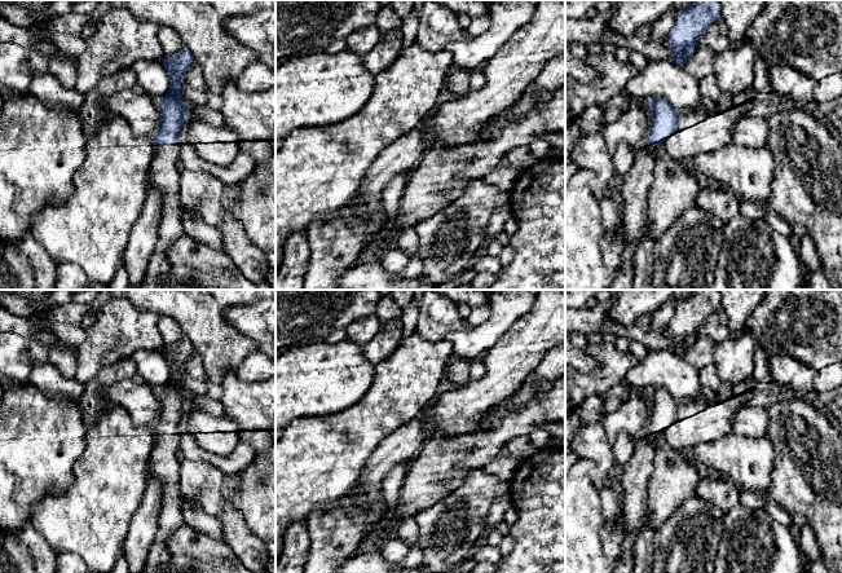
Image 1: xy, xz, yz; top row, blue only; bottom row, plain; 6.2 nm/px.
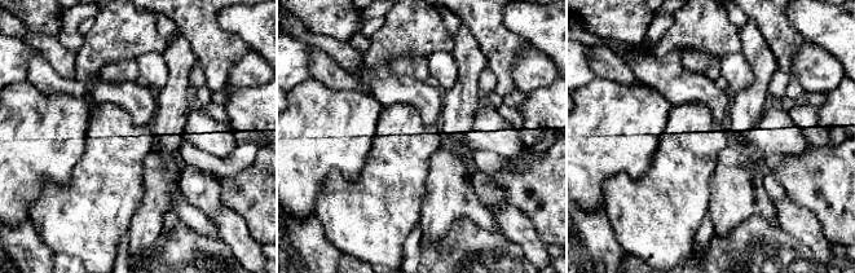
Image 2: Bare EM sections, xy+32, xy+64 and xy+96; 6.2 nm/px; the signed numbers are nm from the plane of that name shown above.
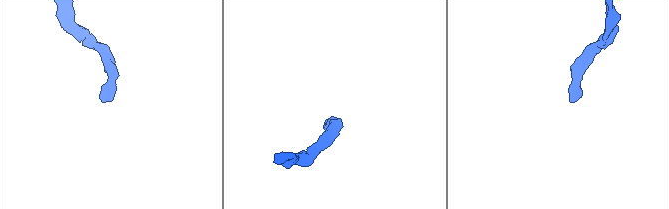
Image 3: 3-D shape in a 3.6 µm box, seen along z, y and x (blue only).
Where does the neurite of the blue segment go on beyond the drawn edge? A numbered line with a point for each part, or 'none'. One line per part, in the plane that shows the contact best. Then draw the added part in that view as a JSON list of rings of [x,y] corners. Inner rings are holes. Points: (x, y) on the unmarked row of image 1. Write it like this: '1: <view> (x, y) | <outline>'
1: xy (164, 459) | [[[164,433],[154,436],[150,454],[150,472],[160,481],[163,503],[159,512],[159,528],[149,550],[142,573],[167,573],[171,555],[167,547],[169,537],[185,523],[180,495],[180,435]]]

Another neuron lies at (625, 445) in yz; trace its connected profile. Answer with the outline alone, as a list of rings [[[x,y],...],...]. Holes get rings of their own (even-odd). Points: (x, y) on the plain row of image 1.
[[[621,432],[617,436],[616,444],[613,445],[616,463],[609,472],[609,476],[613,481],[613,489],[622,502],[625,499],[622,476],[627,467],[629,460],[632,458],[638,442],[639,440],[635,440],[630,435]]]

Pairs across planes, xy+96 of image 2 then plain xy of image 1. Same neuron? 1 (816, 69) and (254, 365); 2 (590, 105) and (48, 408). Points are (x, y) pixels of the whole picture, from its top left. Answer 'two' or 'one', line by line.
1: one
2: one

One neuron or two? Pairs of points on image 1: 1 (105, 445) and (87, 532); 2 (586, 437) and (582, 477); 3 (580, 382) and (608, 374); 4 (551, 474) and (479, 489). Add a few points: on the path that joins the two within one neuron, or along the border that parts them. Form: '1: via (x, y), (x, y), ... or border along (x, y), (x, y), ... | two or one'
1: via (105, 467), (104, 497), (96, 510) | one
2: border along (580, 457), (593, 462), (591, 479), (596, 486) | two
3: via (586, 382), (602, 379) | one
4: border along (508, 481), (511, 498) | two

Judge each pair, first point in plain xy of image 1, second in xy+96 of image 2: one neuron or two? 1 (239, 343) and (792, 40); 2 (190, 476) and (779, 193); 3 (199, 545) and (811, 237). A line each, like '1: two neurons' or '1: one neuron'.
1: one neuron
2: one neuron
3: two neurons

